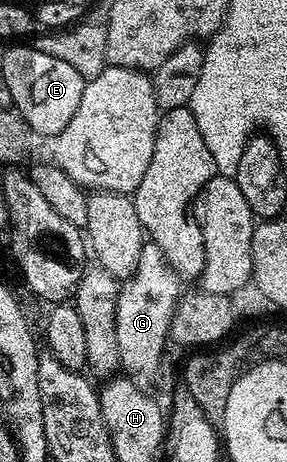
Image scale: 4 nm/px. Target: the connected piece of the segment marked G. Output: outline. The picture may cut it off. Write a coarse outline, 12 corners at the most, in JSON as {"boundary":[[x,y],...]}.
{"boundary":[[145,243],[116,294],[120,369],[152,385],[181,278]]}

